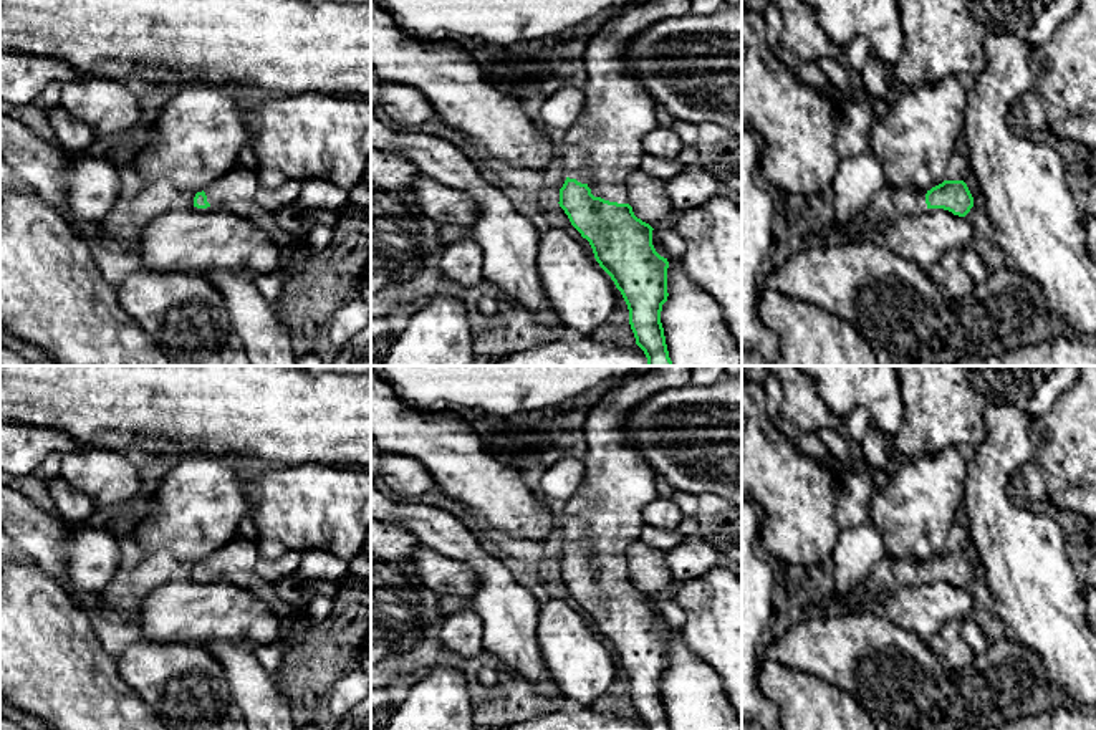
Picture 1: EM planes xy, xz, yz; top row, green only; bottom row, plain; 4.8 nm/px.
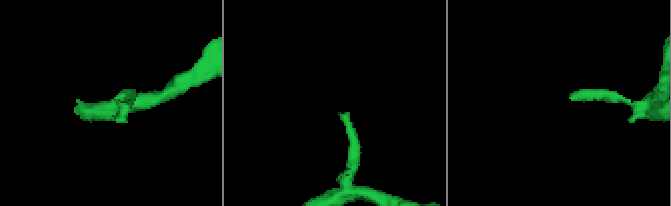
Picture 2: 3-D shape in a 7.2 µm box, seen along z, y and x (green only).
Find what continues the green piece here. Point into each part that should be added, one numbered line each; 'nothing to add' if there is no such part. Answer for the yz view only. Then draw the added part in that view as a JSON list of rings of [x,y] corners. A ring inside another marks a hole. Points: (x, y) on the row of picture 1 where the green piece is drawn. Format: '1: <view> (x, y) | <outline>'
1: yz (889, 202) | [[[884,182],[869,205],[849,223],[836,220],[834,235],[844,235],[849,242],[877,240],[886,223],[902,215],[916,215],[925,209],[927,204],[919,190]]]

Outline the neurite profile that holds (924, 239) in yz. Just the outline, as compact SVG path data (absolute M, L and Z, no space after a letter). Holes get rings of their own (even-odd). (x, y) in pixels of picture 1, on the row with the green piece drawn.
M925 209L884 225L877 238L891 252L929 271L949 252L973 245L975 228L944 209Z

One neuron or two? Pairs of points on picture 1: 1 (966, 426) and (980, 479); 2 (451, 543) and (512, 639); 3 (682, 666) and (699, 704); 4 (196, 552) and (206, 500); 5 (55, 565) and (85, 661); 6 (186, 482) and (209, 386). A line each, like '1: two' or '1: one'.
1: two
2: one
3: one
4: one
5: two
6: two

